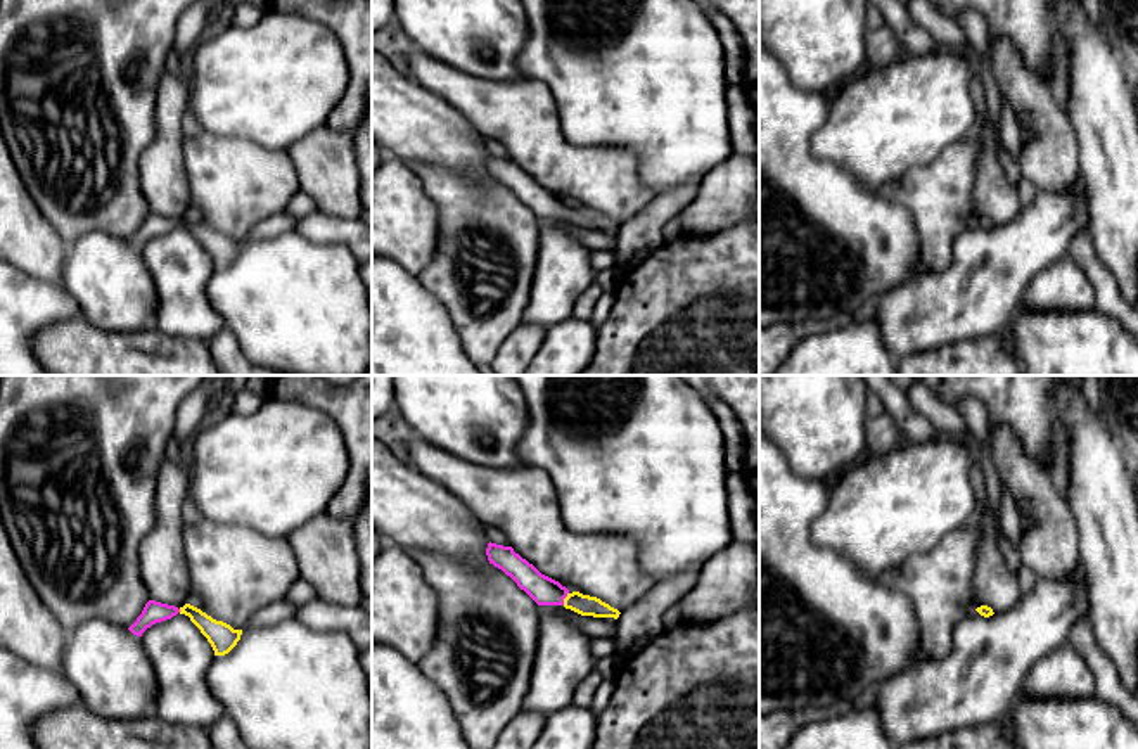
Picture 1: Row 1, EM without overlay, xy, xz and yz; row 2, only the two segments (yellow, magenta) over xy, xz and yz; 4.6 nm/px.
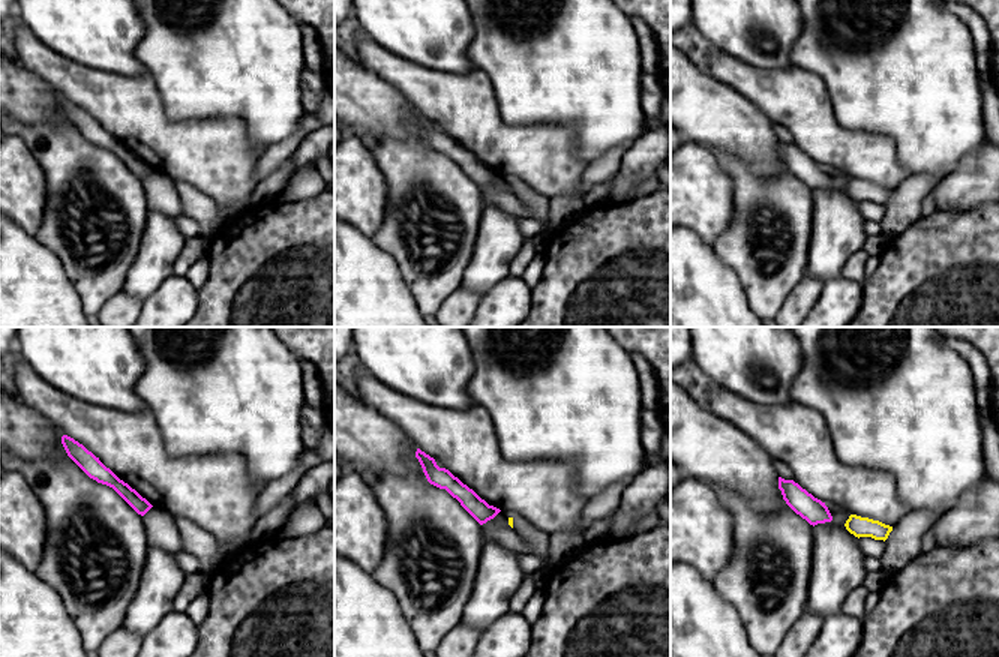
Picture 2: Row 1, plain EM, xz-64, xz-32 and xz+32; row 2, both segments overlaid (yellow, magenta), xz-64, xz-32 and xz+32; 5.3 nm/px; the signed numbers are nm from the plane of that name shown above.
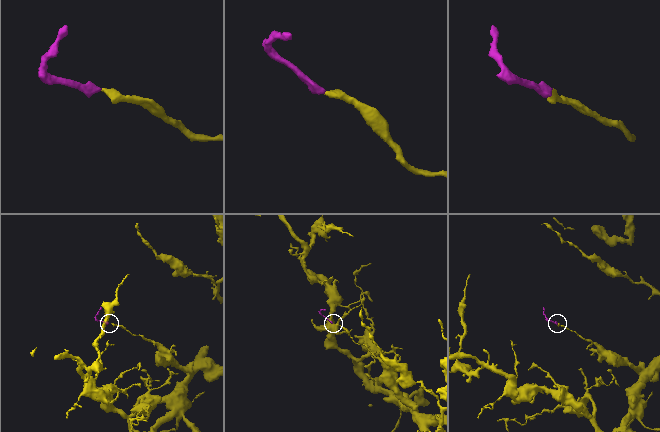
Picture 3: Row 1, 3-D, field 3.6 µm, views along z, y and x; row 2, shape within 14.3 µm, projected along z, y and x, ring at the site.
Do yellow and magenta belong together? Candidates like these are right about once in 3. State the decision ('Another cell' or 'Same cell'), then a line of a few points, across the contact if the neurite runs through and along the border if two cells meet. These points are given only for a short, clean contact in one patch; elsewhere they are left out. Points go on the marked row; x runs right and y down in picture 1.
Same cell. Line: xz (583, 604), (564, 599), (543, 590)

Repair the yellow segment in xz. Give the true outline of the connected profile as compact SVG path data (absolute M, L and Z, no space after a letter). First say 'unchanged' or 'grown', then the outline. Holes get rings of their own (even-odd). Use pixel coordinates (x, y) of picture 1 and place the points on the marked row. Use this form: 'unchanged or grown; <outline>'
grown; M488 543L489 564L510 576L538 605L564 605L581 616L619 618L619 611L597 597L569 592L559 581L541 574L533 564L514 552L512 547Z

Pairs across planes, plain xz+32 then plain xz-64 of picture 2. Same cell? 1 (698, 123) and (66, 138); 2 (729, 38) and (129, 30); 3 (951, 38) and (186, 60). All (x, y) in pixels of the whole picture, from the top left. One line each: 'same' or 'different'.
1: different
2: same
3: same

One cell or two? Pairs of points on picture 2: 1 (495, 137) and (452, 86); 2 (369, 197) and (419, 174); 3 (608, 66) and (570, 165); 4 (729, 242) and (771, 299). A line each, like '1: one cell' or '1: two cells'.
1: one cell
2: two cells
3: two cells
4: one cell

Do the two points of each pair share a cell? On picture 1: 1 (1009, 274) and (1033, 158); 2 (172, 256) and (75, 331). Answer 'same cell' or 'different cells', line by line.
1: different cells
2: different cells

